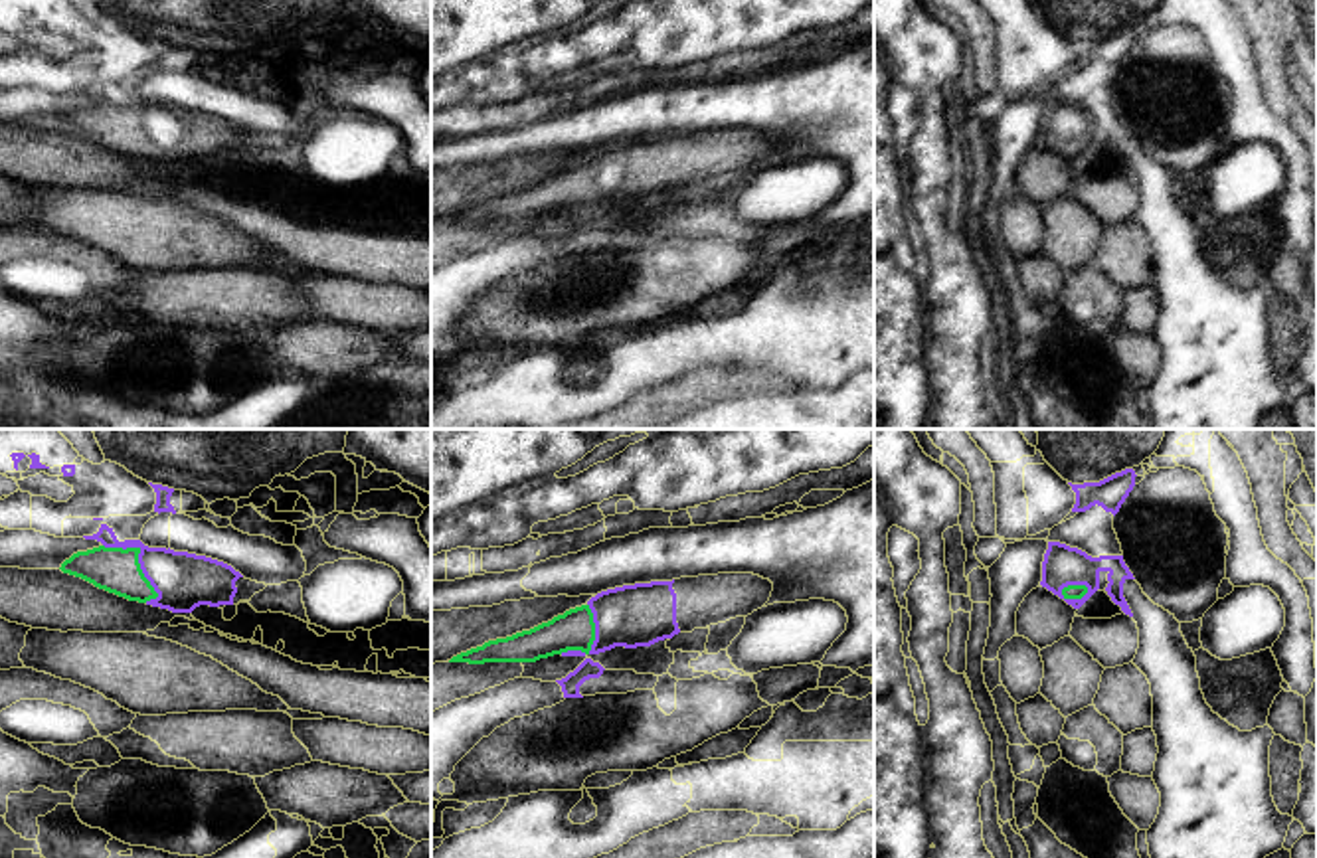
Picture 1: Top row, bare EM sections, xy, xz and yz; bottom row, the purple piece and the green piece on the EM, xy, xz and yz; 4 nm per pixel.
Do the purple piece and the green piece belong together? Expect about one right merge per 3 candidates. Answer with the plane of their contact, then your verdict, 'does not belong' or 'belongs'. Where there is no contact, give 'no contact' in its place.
xy | belongs

